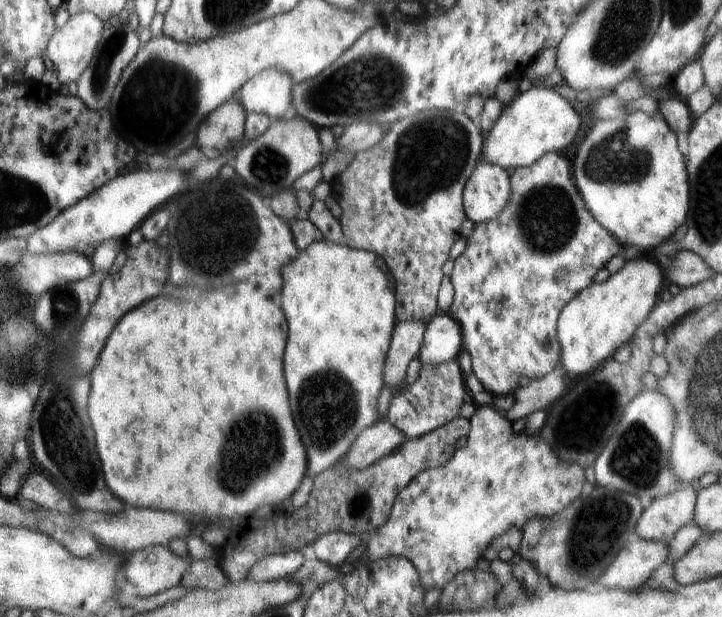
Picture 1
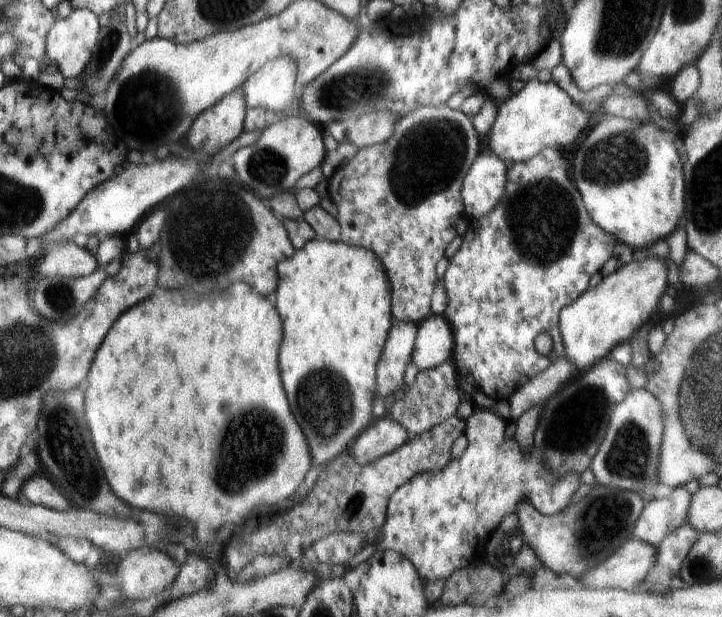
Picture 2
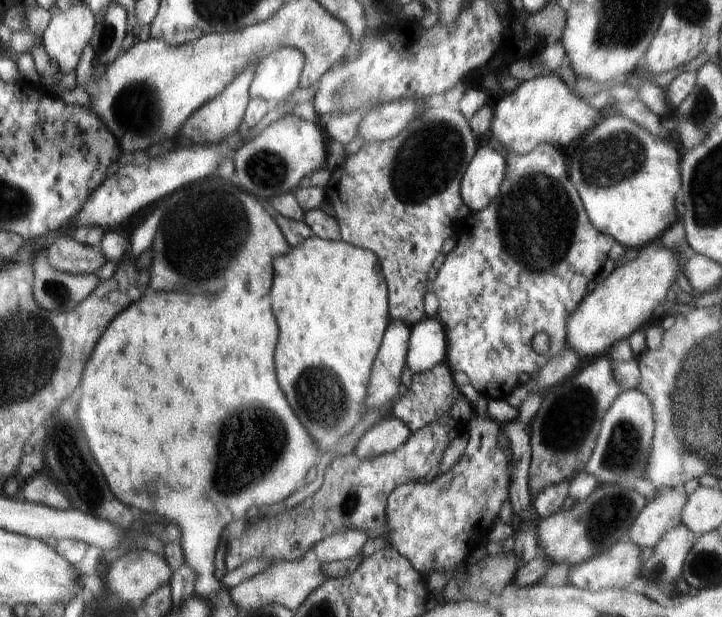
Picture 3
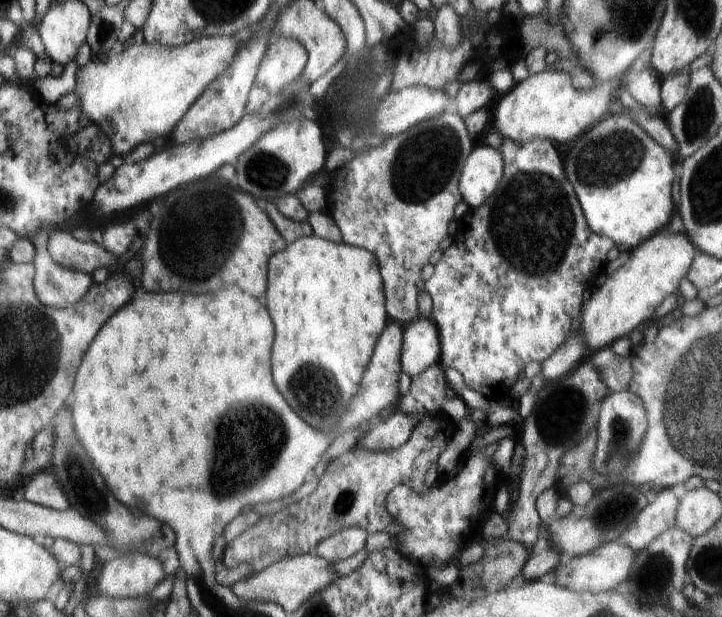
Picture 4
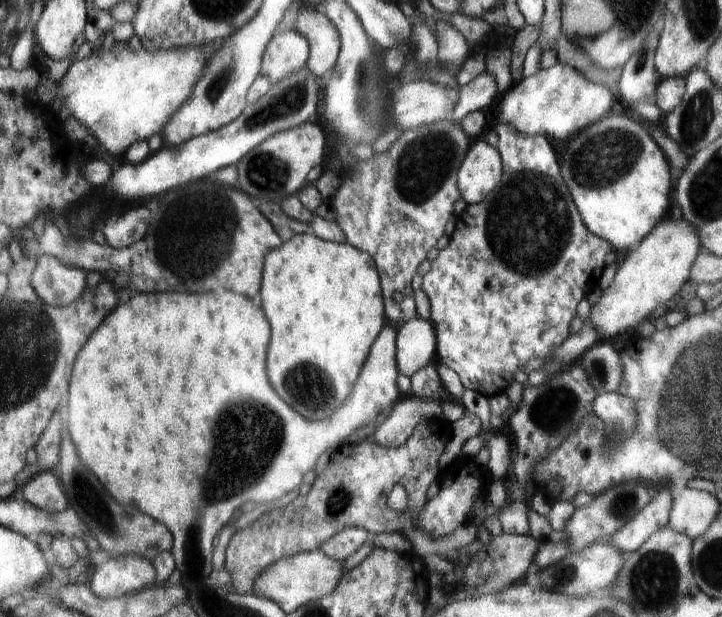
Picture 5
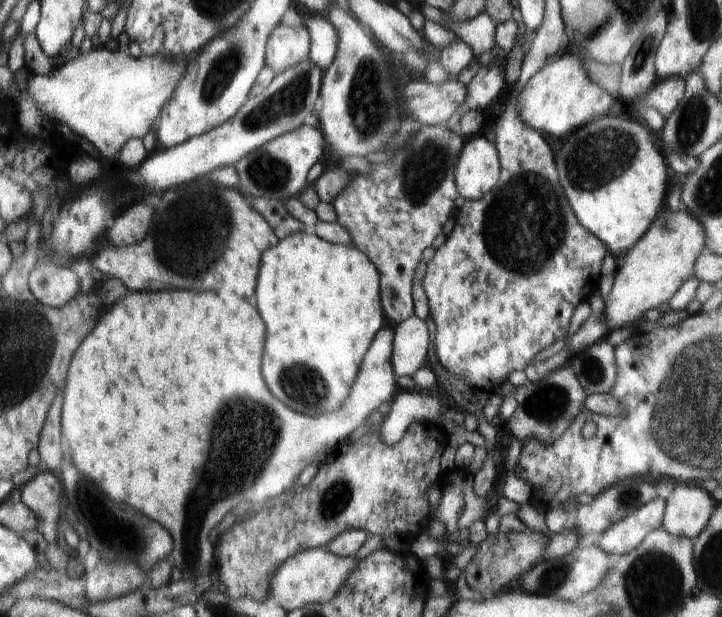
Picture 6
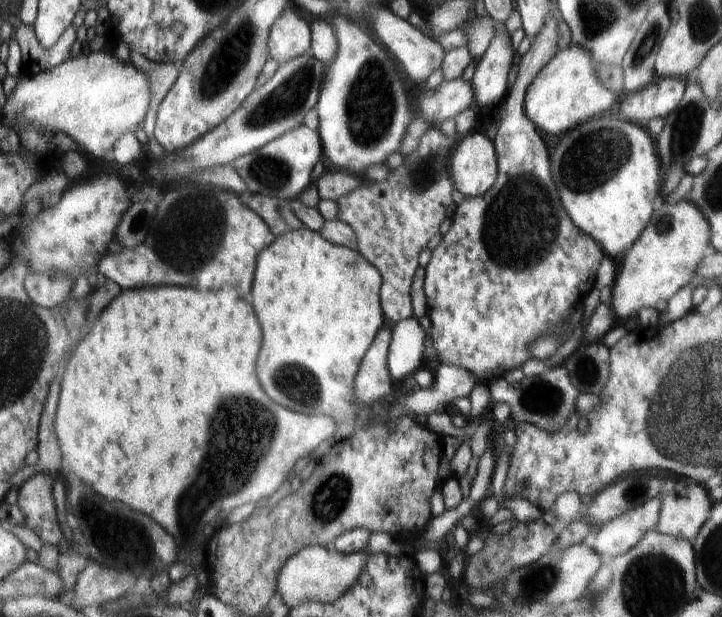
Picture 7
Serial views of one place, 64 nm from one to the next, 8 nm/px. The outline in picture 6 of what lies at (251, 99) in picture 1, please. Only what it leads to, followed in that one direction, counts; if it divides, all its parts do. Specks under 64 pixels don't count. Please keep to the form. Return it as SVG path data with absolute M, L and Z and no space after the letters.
M280 23L267 40L266 66L270 66L274 74L280 74L308 60L310 46L310 35L303 23L298 26Z

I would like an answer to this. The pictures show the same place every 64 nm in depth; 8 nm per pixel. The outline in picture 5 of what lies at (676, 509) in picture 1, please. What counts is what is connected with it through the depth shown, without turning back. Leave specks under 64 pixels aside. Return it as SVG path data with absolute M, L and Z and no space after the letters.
M661 488L656 498L650 499L648 504L626 523L626 526L612 536L609 544L618 548L624 555L638 550L654 532L668 527L672 497L673 489Z

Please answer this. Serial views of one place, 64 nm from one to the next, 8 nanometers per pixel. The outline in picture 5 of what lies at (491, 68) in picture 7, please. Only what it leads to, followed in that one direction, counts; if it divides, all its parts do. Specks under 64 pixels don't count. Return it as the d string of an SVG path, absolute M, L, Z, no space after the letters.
M486 71L482 72L467 84L459 86L458 102L450 117L456 124L461 124L467 114L489 108L495 102L497 92L499 91L494 76Z

